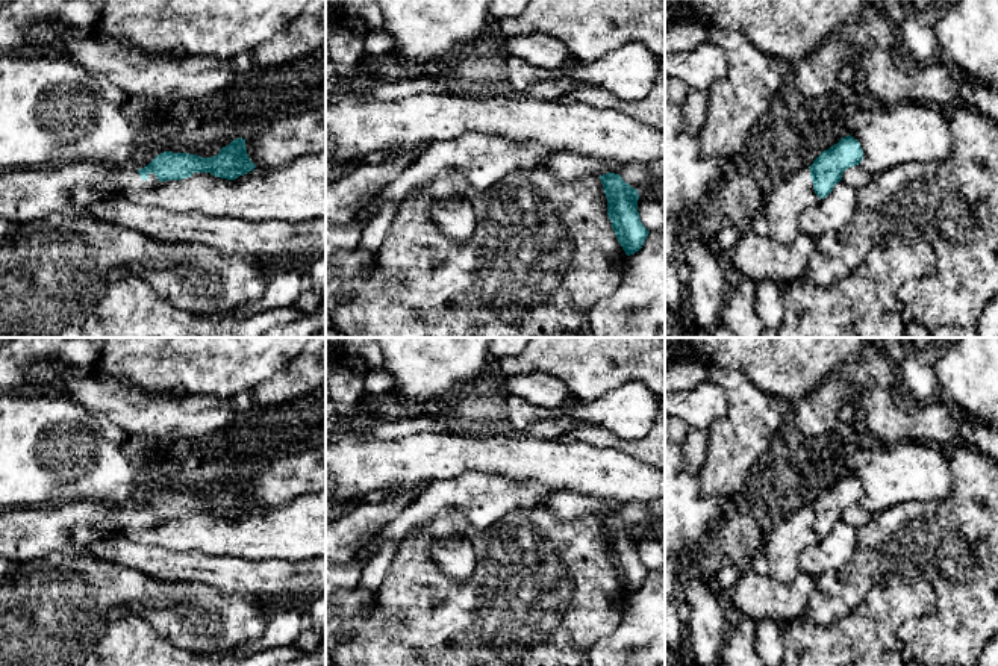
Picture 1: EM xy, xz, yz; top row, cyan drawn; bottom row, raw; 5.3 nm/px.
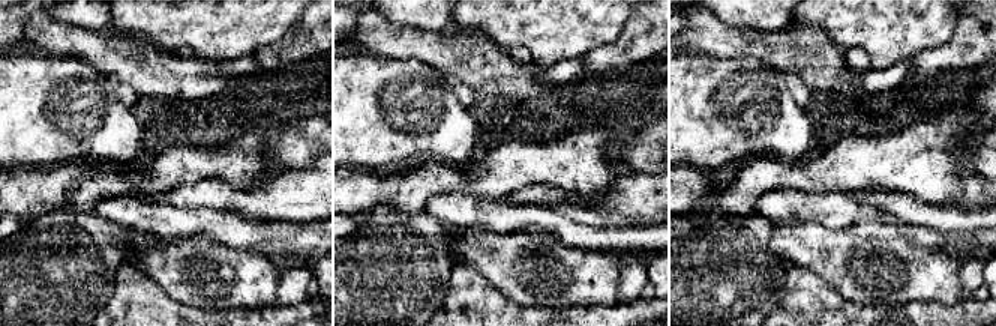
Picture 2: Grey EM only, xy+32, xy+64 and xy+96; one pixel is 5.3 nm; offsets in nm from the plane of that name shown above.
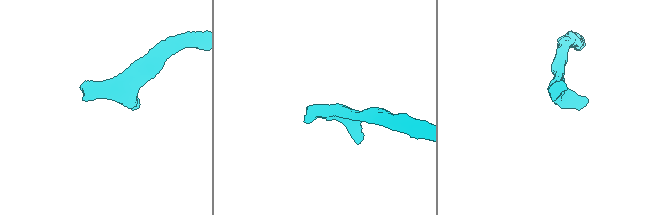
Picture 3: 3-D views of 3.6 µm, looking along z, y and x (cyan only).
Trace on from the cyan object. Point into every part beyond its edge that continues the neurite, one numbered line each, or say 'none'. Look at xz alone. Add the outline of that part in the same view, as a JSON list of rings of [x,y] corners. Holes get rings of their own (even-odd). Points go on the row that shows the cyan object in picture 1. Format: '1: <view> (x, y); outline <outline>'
none

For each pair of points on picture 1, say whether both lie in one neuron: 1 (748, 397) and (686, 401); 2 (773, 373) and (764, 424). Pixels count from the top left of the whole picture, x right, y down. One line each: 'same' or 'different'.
1: different
2: different

